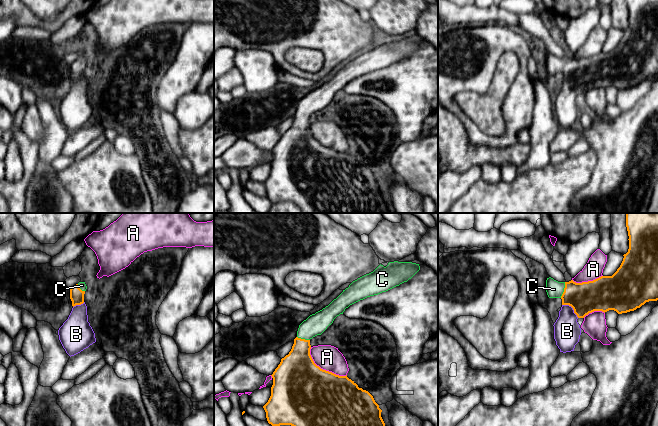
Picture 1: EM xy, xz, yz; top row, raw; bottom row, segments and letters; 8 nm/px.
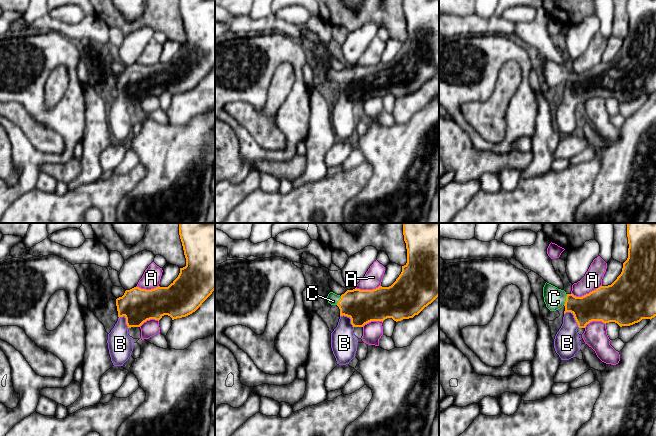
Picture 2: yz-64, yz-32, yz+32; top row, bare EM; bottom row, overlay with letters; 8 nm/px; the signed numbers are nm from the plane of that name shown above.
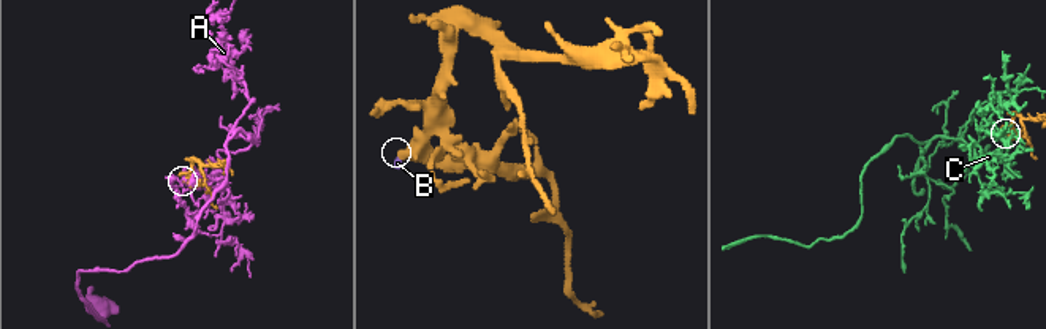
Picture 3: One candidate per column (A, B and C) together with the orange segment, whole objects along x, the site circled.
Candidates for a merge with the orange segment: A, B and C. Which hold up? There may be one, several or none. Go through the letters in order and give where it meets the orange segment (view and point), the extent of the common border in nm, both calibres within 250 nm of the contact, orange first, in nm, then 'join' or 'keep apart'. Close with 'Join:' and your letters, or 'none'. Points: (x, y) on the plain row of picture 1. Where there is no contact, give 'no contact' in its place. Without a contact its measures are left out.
A: xz (322, 145) | 380 nm | 500/200 nm | keep apart
B: yz (572, 83) | 170 nm | 260/220 nm | join
C: yz (564, 66) | 130 nm | 260/140 nm | join
Join: B, C

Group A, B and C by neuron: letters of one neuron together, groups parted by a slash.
A / B C

